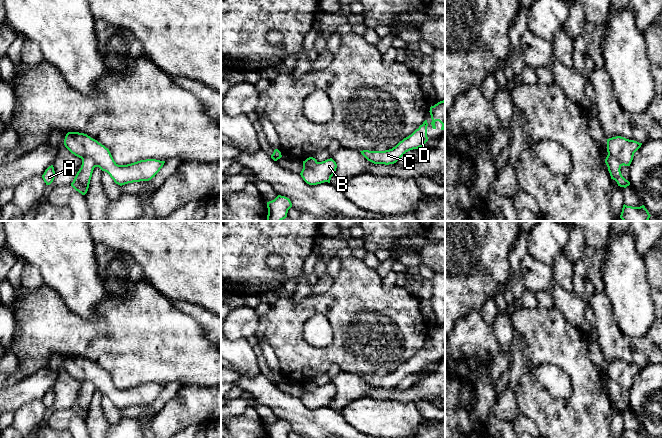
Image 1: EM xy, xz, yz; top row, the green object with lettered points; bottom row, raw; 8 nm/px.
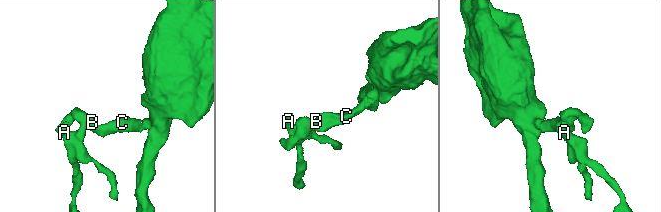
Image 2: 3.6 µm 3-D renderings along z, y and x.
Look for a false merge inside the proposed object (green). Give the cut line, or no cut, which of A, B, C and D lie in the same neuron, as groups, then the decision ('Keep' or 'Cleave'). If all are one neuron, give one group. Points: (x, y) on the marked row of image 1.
Split along xy (82, 158), (89, 157), (96, 166). Groups: A / B C D. Cleave

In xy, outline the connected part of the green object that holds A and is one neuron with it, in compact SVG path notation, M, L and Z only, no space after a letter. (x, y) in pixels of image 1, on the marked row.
M53 165L49 166L45 170L44 174L42 175L42 178L44 182L46 183L46 185L50 185L53 182L55 178L55 171L54 171Z

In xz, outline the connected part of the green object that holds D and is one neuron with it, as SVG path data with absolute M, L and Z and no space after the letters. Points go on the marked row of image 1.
M427 120L423 122L411 135L400 141L395 147L385 151L360 151L361 154L374 164L394 164L406 152L422 147L427 141Z

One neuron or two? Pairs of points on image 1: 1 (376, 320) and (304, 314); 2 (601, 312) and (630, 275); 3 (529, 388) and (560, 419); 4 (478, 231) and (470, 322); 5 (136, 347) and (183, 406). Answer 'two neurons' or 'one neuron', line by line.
1: one neuron
2: two neurons
3: one neuron
4: two neurons
5: two neurons

